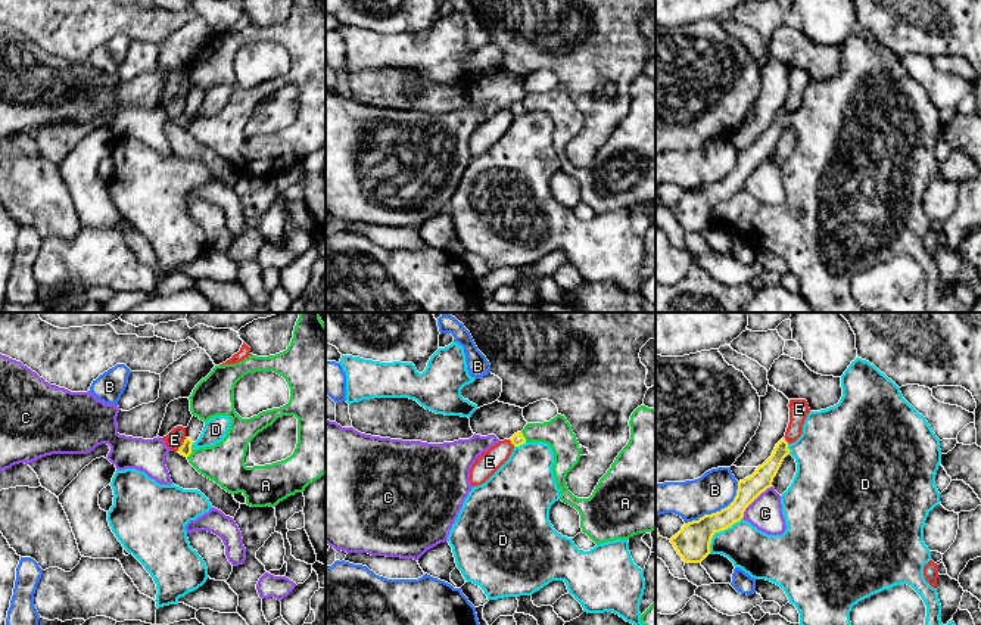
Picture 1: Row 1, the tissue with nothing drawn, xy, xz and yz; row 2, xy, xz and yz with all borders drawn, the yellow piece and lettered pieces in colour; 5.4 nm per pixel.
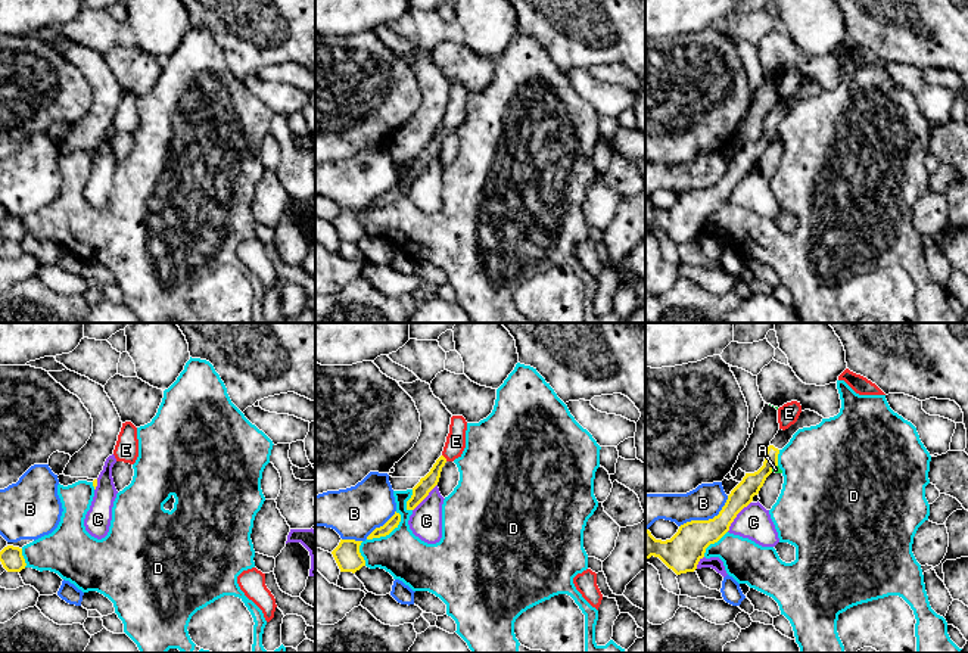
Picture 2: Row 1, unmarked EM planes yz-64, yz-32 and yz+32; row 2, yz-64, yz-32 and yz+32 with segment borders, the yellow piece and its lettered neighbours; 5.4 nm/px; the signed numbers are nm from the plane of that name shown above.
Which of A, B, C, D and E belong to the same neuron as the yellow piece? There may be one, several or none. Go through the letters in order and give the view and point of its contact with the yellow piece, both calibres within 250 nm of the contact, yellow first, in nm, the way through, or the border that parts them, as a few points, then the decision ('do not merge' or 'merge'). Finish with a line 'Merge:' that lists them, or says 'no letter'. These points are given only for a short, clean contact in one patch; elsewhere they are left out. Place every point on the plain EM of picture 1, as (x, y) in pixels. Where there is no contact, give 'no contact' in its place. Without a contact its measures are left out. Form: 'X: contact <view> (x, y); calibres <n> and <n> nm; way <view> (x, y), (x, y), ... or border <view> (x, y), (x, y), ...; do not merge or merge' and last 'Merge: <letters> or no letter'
A: contact xz (523, 106); calibres 70 and 160 nm; border xz (520, 102), (526, 111); do not merge
B: contact yz (718, 182); calibres 190 and 220 nm; do not merge
C: contact yz (753, 170); calibres 120 and 180 nm; do not merge
D: contact yz (718, 201); calibres 190 and 240 nm; do not merge
E: contact xy (183, 114); calibres 70 and 100 nm; border xy (186, 108), (177, 120); do not merge
Merge: no letter

